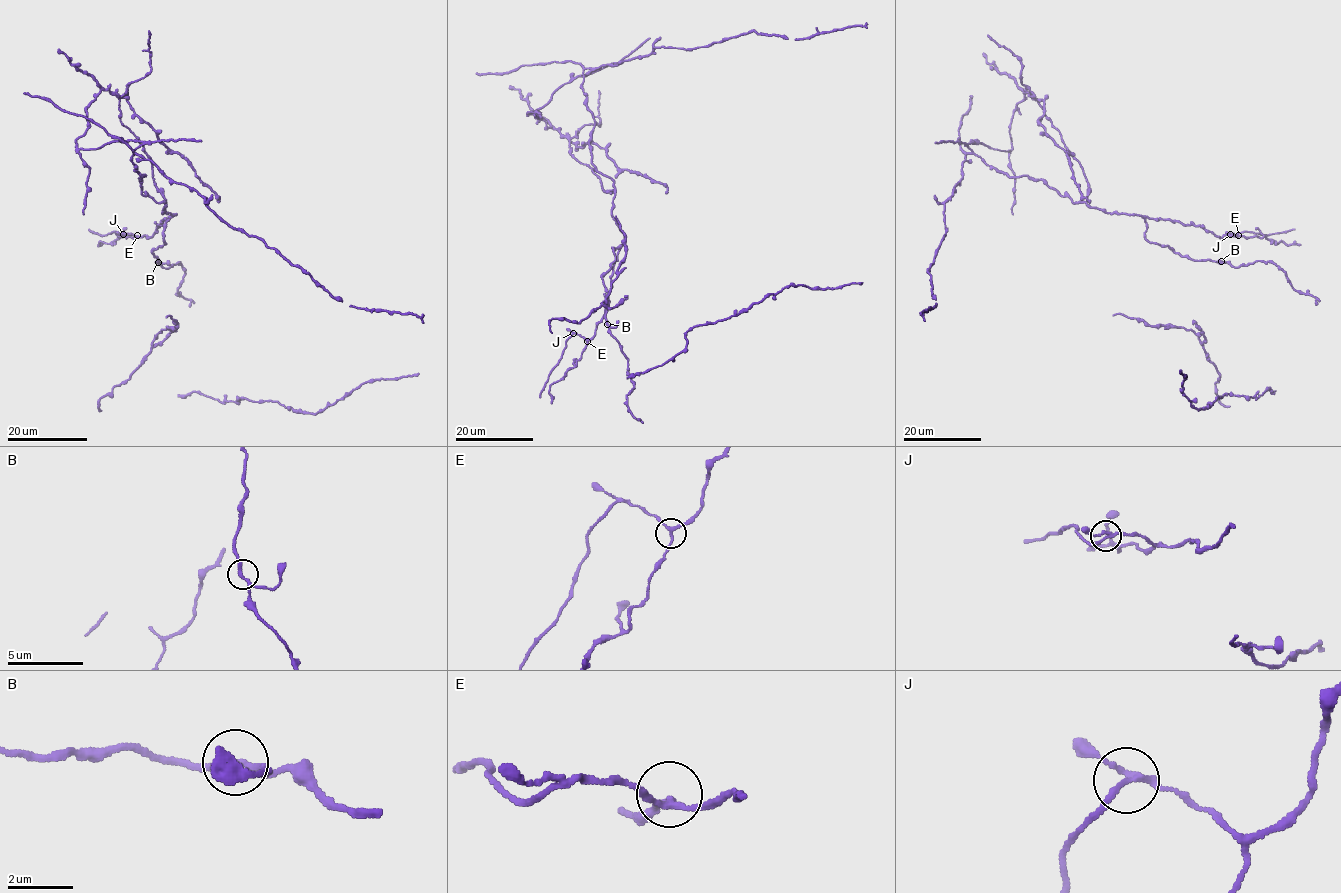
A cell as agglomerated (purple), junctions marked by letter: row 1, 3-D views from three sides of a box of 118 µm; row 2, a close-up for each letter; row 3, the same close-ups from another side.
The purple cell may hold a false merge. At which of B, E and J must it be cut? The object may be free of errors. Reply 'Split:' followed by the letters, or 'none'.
Split: J

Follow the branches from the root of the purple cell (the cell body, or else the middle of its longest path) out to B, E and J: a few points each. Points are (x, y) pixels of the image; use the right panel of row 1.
B: (1146, 226), (1144, 237), (1150, 242), (1167, 246), (1191, 259), (1221, 261)
E: (1146, 226), (1146, 217), (1170, 219), (1202, 226), (1220, 237), (1238, 235)
J: (1146, 226), (1146, 217), (1170, 219), (1202, 226), (1220, 237), (1236, 236), (1230, 234)

